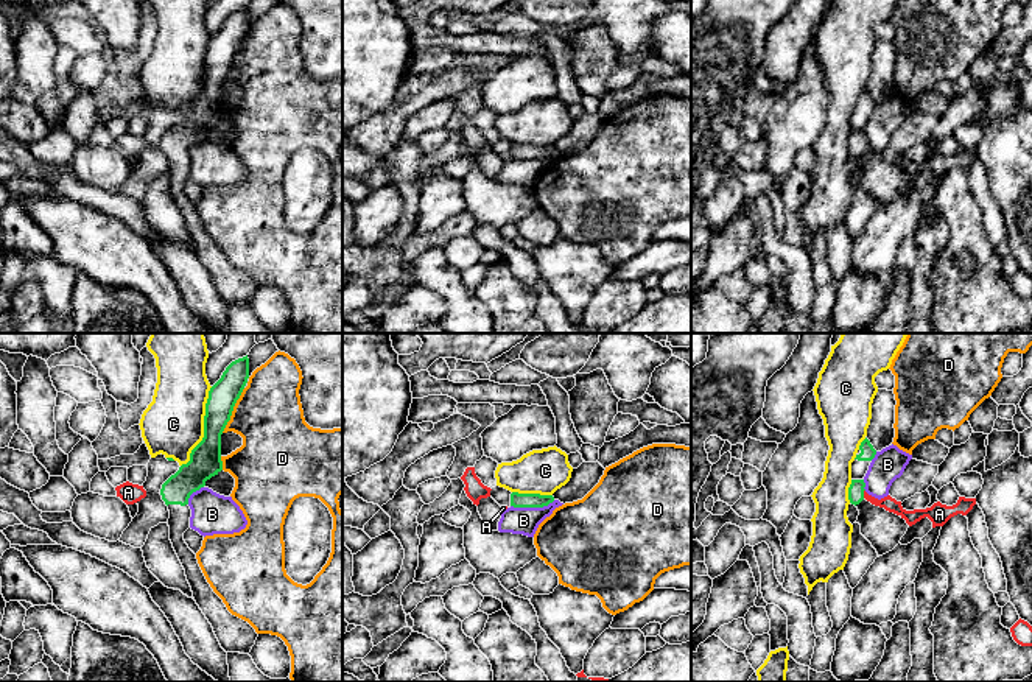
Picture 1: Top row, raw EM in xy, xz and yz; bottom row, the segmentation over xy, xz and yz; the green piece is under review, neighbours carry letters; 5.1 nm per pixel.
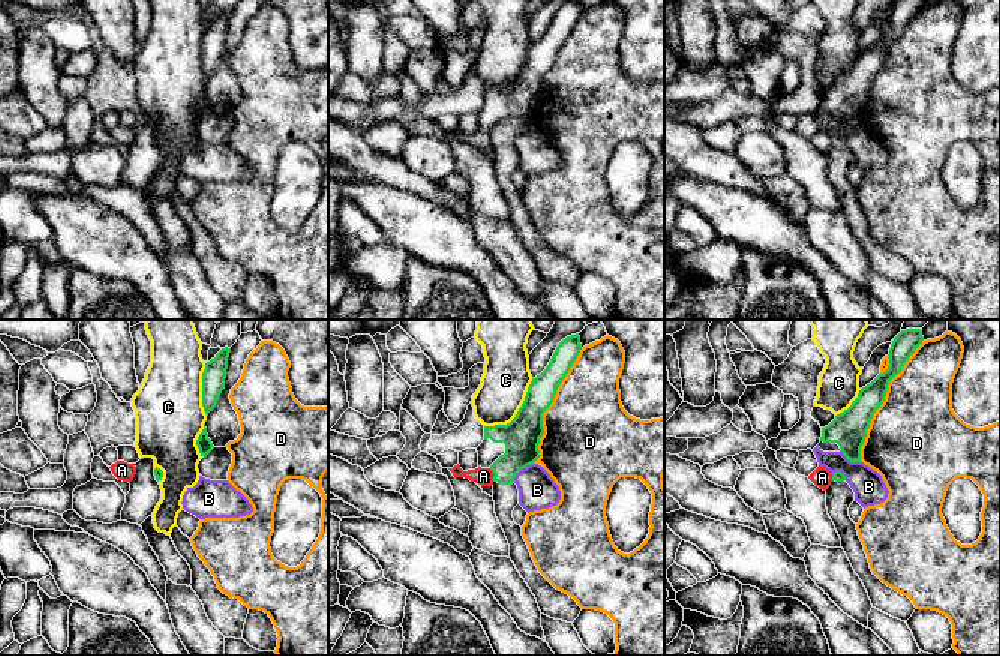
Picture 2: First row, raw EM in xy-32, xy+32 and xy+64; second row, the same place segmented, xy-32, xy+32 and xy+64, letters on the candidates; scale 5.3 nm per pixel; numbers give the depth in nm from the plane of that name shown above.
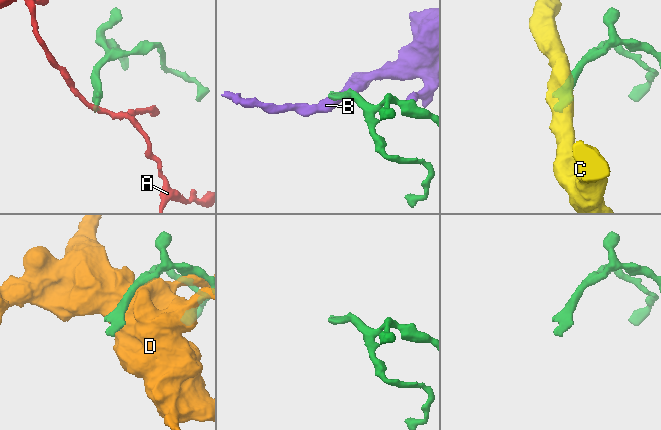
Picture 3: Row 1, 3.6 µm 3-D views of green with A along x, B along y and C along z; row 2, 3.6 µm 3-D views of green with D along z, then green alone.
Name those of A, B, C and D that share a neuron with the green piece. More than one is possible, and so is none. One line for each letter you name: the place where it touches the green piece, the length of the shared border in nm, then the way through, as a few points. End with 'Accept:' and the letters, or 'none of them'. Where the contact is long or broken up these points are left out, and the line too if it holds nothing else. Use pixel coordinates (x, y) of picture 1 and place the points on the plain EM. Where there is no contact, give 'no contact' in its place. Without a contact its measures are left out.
Accept: none of them

